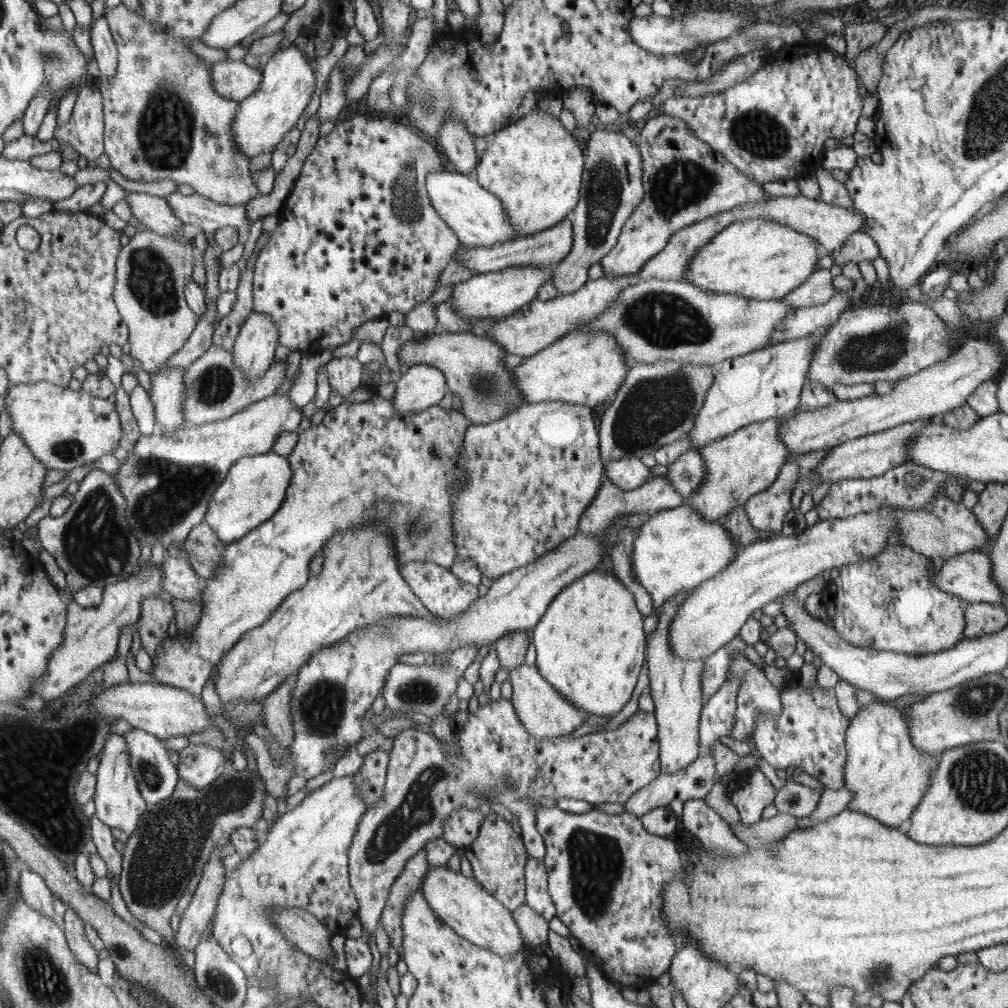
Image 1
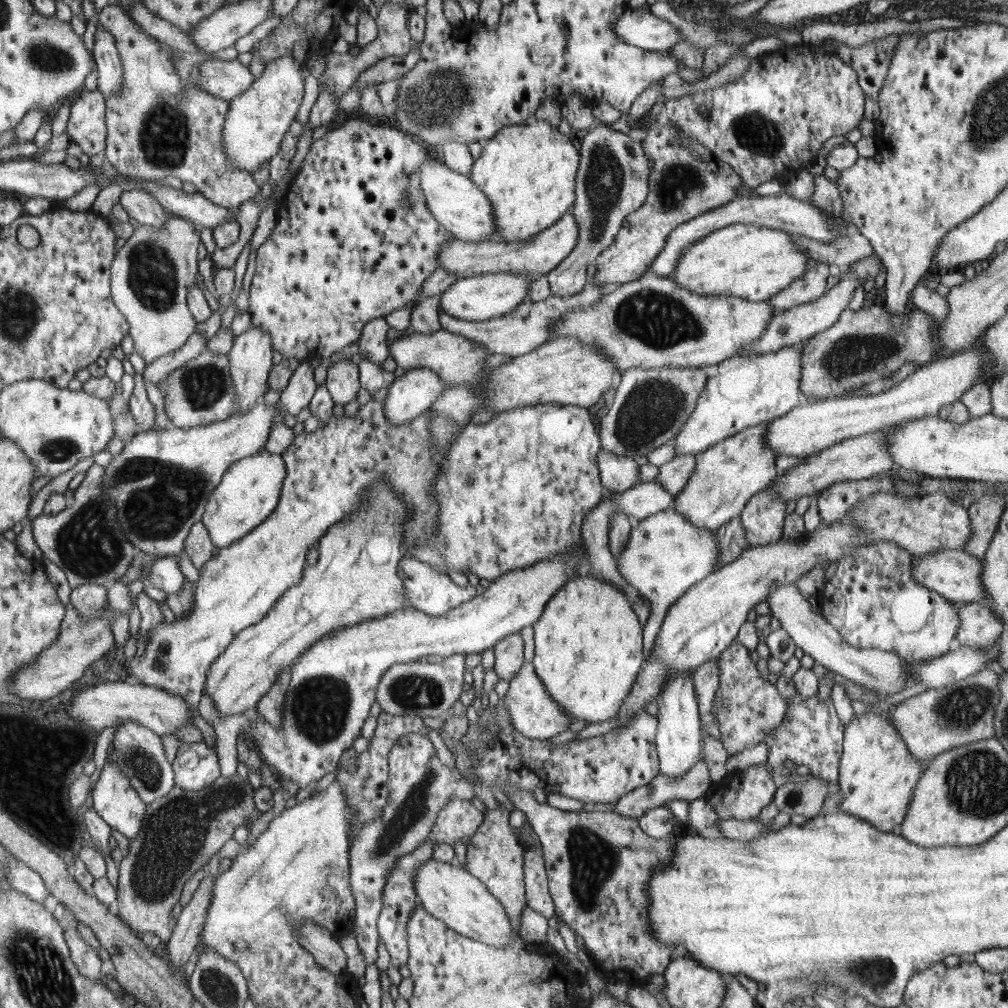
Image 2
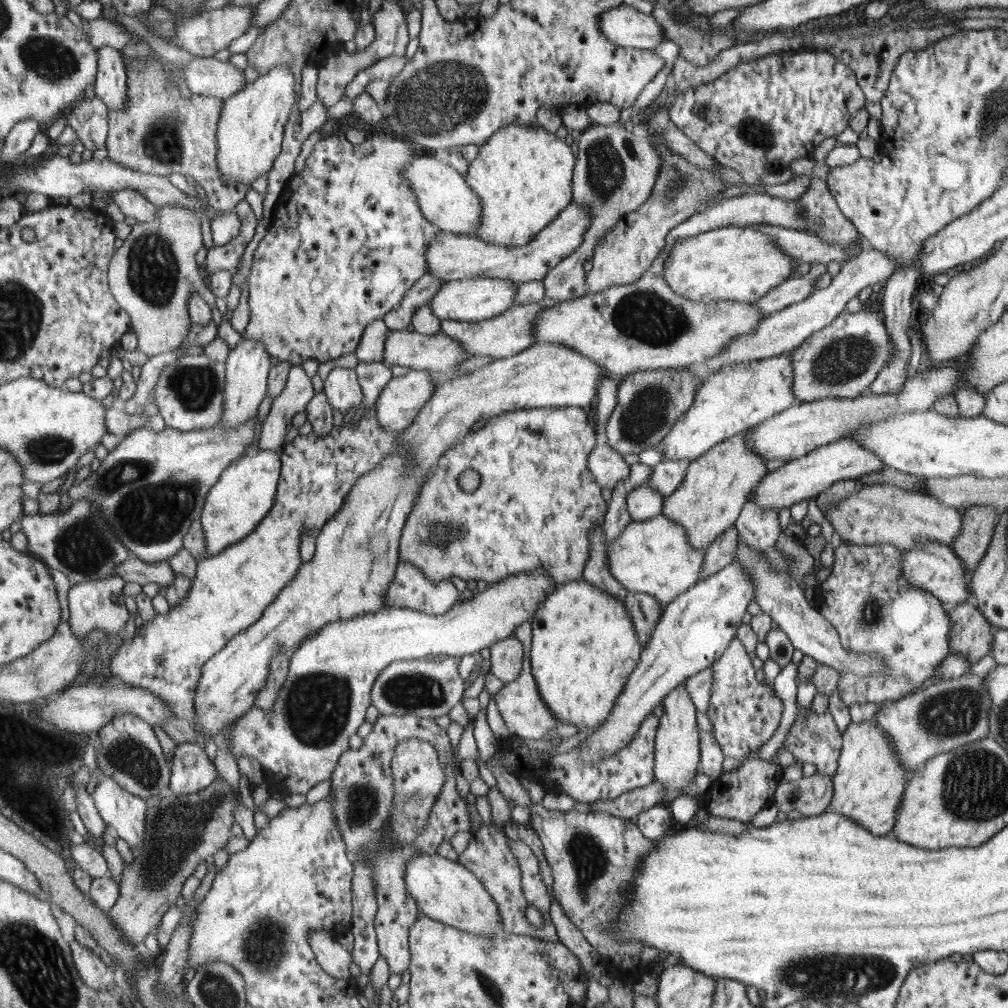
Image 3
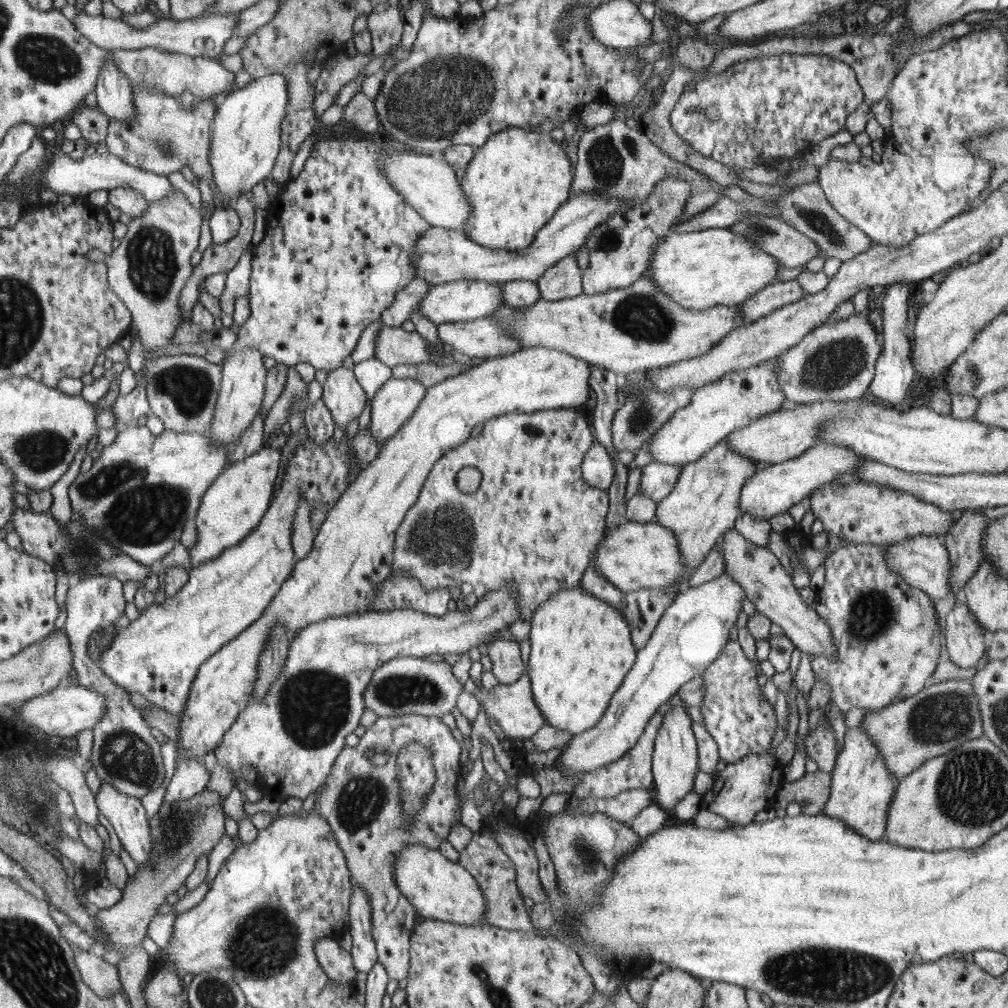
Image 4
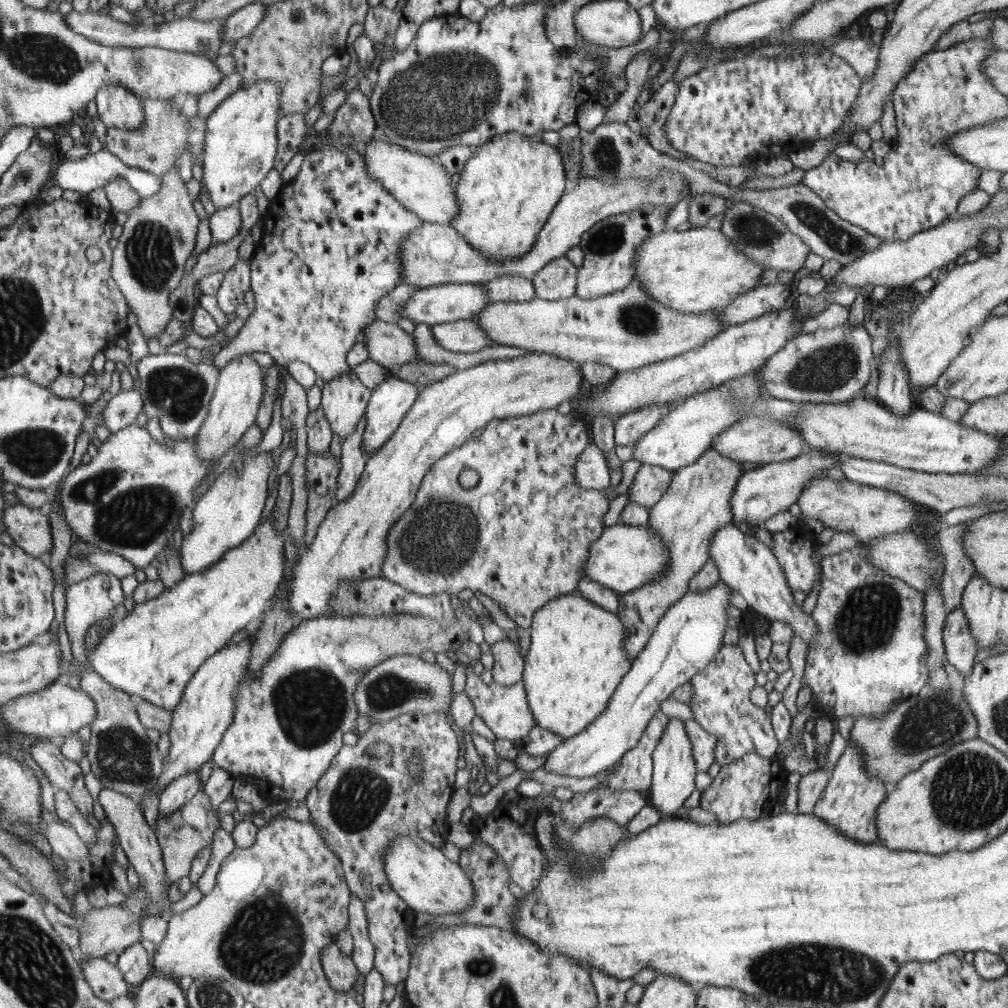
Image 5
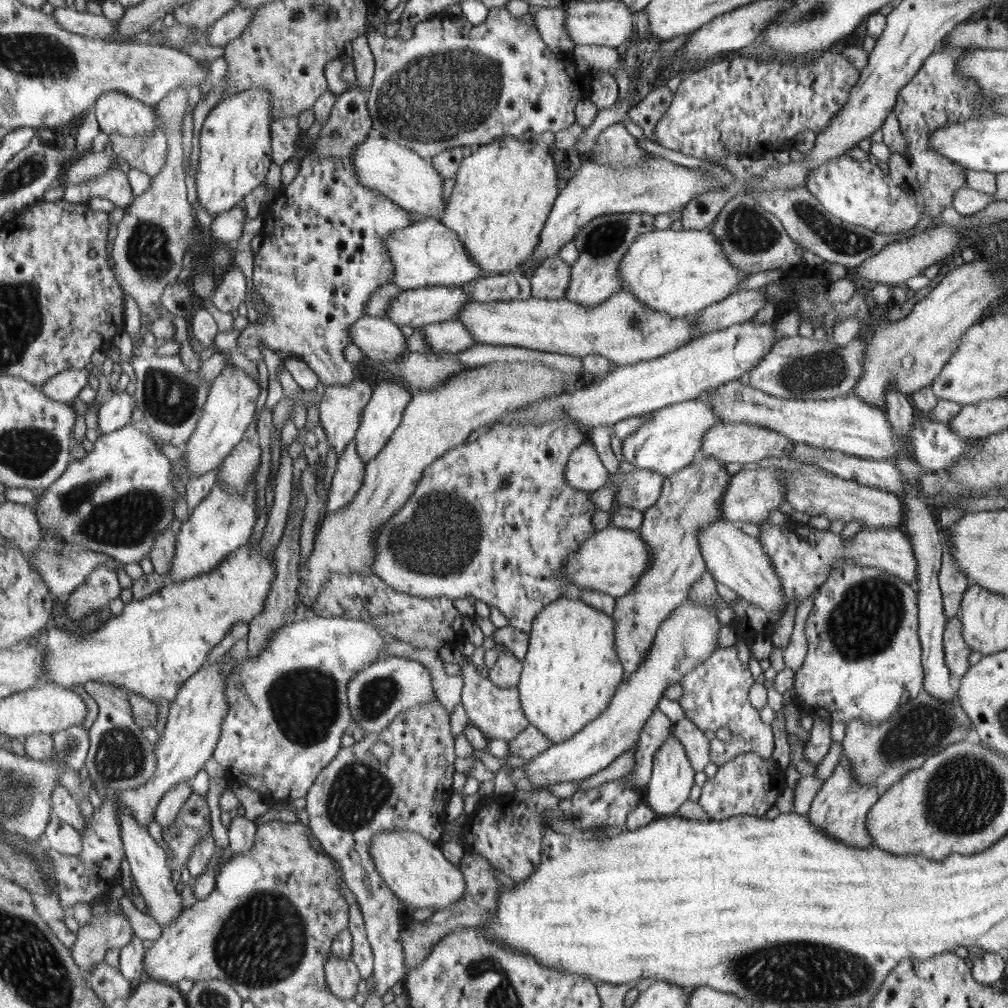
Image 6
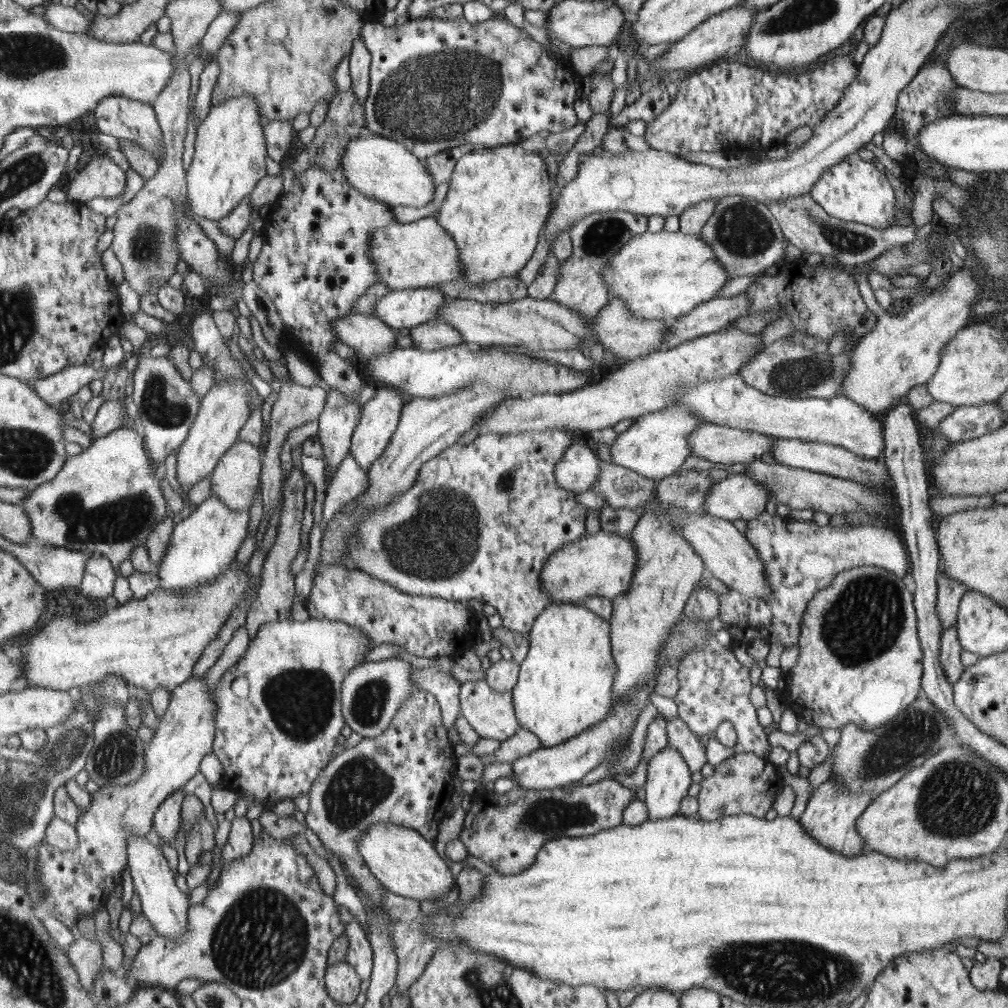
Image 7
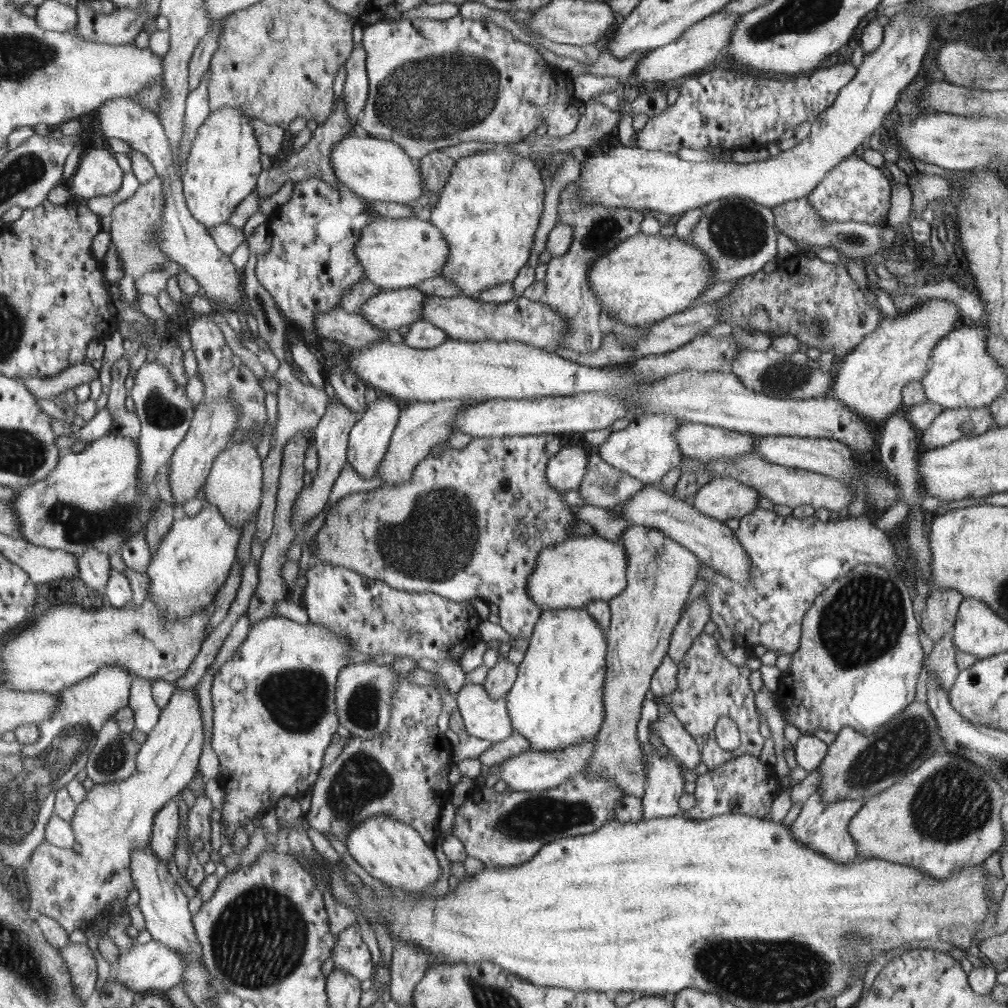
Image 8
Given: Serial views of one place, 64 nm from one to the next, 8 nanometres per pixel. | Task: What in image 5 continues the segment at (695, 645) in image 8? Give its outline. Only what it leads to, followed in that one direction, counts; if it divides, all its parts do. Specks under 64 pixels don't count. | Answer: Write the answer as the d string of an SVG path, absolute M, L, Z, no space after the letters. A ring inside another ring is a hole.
M724 645L719 651L715 660L705 666L698 674L688 682L693 686L695 695L691 702L688 702L694 712L695 721L717 738L714 748L714 762L719 765L728 765L749 753L761 755L764 758L773 757L779 747L778 740L772 729L771 714L766 712L764 706L758 706L751 700L751 692L757 687L756 673L748 664L743 655L743 650L738 645Z

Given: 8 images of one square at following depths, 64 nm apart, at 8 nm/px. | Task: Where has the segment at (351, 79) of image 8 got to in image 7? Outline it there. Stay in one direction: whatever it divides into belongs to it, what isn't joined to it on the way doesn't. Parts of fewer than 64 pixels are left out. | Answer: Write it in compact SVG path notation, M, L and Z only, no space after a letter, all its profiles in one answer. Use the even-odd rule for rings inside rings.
M362 38L354 41L354 48L350 54L351 90L359 100L364 102L369 93L371 56Z

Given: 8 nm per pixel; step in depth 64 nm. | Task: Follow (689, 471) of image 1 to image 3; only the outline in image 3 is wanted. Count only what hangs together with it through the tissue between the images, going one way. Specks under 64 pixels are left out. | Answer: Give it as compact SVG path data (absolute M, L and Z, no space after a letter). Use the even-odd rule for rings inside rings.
M690 459L659 462L656 466L652 466L652 475L646 483L652 485L657 493L666 498L682 484L690 463Z

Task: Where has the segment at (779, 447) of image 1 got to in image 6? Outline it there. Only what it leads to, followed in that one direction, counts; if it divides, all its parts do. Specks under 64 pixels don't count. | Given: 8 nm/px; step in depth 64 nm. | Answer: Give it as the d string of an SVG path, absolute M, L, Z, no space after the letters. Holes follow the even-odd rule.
M699 456L693 464L665 477L659 499L643 512L644 518L638 532L646 542L646 546L650 548L651 564L649 570L645 570L645 574L639 578L632 592L616 599L616 609L612 614L615 618L615 646L625 666L623 681L641 665L644 657L653 648L661 622L665 621L665 618L688 598L690 587L706 570L705 558L700 550L697 534L701 532L701 528L705 528L713 520L722 519L723 494L730 481L731 475L728 474L722 462L714 457Z

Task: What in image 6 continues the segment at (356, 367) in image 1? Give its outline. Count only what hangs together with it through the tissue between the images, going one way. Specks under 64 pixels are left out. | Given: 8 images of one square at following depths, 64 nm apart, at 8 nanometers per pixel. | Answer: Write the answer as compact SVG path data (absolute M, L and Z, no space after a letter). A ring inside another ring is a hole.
M360 376L347 385L325 385L319 420L329 448L332 446L339 456L355 438L372 391L373 385Z

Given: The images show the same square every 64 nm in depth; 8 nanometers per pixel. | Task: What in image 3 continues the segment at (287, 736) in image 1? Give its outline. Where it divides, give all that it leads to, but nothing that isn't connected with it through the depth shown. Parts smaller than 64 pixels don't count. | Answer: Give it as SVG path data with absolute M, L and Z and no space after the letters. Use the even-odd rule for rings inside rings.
M281 650L281 652L271 660L271 676L269 676L267 685L259 692L257 700L255 701L255 705L258 708L267 710L268 712L273 711L280 689L287 679L291 657L289 652L283 652L283 650Z

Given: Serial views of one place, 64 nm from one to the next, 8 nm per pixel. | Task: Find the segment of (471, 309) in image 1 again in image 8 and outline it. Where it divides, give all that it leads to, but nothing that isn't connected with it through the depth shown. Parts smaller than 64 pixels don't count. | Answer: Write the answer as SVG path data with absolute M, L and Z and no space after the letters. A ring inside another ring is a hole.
M414 287L396 291L382 290L372 299L368 299L358 314L383 332L397 330L423 318L426 298L426 294Z

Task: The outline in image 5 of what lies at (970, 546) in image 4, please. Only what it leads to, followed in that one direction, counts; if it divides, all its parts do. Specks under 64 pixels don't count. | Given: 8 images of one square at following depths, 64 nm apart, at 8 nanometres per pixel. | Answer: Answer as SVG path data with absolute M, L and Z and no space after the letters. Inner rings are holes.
M968 521L954 526L942 524L937 531L944 557L941 594L951 611L960 606L964 589L975 575L975 566L964 548L964 536L967 534Z

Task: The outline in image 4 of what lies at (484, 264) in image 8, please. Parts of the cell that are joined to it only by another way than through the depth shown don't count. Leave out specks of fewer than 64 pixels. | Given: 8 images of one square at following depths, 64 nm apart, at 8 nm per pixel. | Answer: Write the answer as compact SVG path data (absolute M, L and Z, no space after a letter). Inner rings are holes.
M510 127L490 136L484 145L476 148L472 160L465 168L461 180L469 205L471 217L462 230L468 239L482 246L515 251L525 249L535 240L537 233L553 218L553 214L567 200L572 182L572 164L566 150L554 142L550 135L544 132L527 131L518 127Z

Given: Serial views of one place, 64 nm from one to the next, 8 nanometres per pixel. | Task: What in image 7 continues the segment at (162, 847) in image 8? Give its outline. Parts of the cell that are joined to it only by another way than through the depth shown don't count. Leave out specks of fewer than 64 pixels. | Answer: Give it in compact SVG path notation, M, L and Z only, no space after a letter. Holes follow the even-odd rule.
M182 789L170 794L170 798L166 798L162 802L161 807L153 817L153 830L169 843L174 842L180 829L181 812L186 796L184 794L185 792L182 792Z

